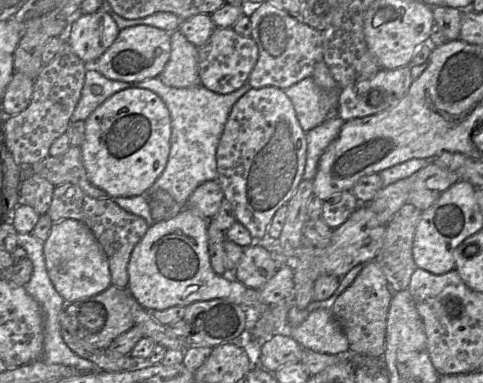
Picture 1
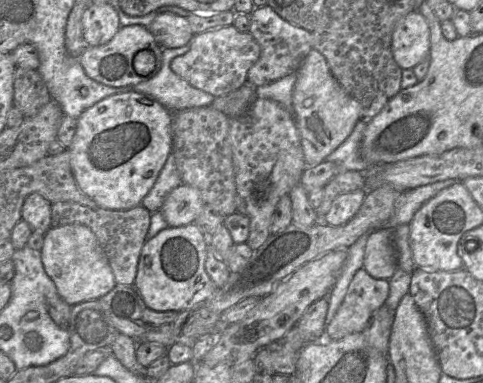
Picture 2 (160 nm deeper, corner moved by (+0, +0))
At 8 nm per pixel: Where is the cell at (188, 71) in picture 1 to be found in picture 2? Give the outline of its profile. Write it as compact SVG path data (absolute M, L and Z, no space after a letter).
M189 45L164 48L162 68L158 74L148 81L133 86L133 89L129 89L129 91L136 91L153 97L172 113L185 108L211 105L215 99L213 95L191 86L171 69L172 60L188 51Z

